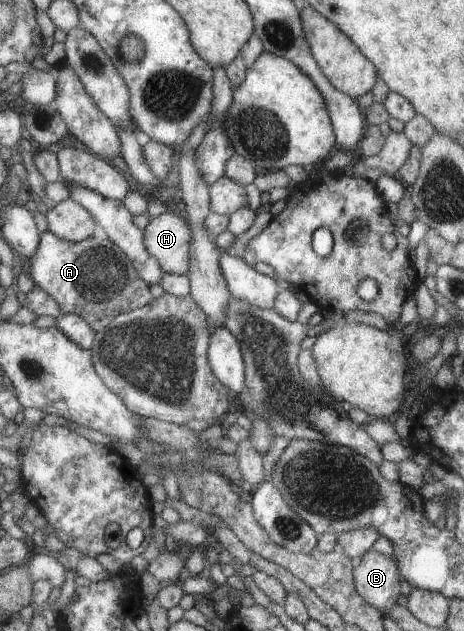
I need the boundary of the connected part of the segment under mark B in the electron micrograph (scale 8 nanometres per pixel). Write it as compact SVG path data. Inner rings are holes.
M372 548L366 550L360 556L359 565L352 568L357 594L367 604L384 612L396 603L400 594L397 569L392 557L375 552Z

